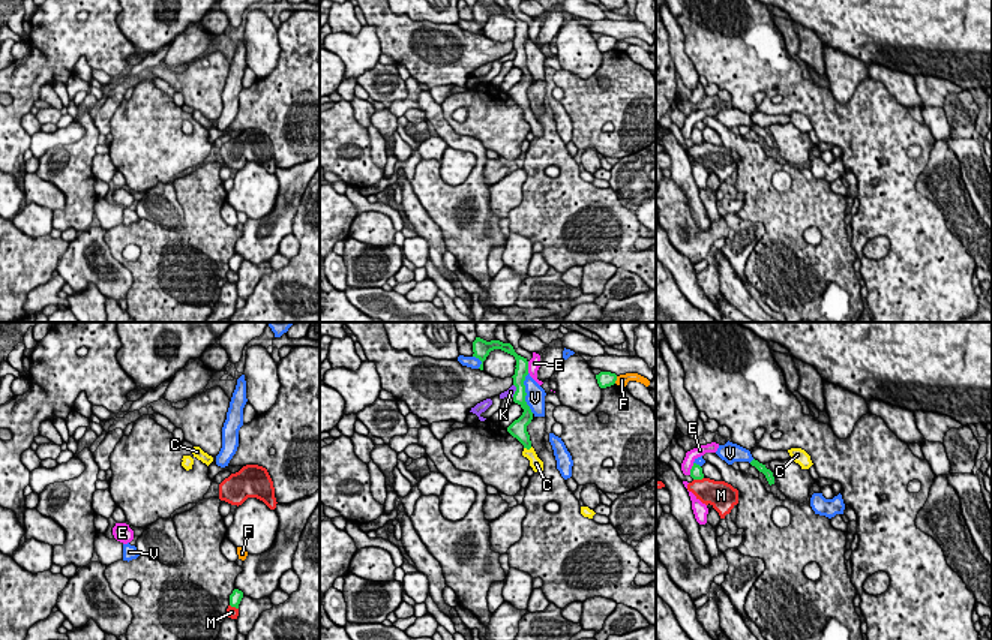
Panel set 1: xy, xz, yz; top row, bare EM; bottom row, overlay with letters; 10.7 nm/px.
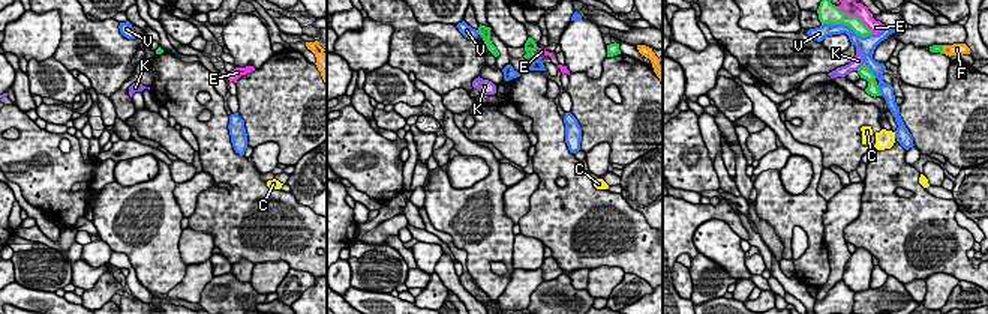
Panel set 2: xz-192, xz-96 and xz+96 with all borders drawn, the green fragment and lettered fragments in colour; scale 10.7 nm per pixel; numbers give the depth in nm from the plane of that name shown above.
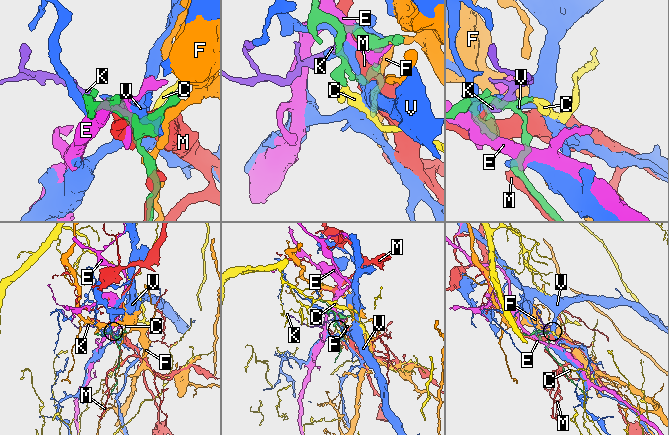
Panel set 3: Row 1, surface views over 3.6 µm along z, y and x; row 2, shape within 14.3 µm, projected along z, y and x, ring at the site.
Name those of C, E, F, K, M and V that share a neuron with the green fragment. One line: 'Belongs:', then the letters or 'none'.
Belongs: C

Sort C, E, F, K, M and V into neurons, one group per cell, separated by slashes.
C / E / F / K M / V

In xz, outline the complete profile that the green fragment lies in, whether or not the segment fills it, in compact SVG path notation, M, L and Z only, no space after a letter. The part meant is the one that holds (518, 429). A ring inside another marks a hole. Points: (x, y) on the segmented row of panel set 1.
M476 337L476 340L473 342L473 352L474 352L473 357L482 361L479 367L480 370L483 370L483 361L486 360L489 352L494 349L501 349L513 355L516 360L515 375L512 376L513 385L516 387L516 391L513 394L513 402L518 403L524 409L524 412L518 420L515 420L507 427L507 432L524 445L522 456L530 460L530 466L533 468L533 471L542 472L543 462L537 457L534 448L531 447L530 435L527 432L527 426L533 420L533 412L525 402L527 393L525 393L525 385L524 385L525 376L528 375L528 361L527 358L518 355L510 343L503 343L500 340L486 342L480 337Z

